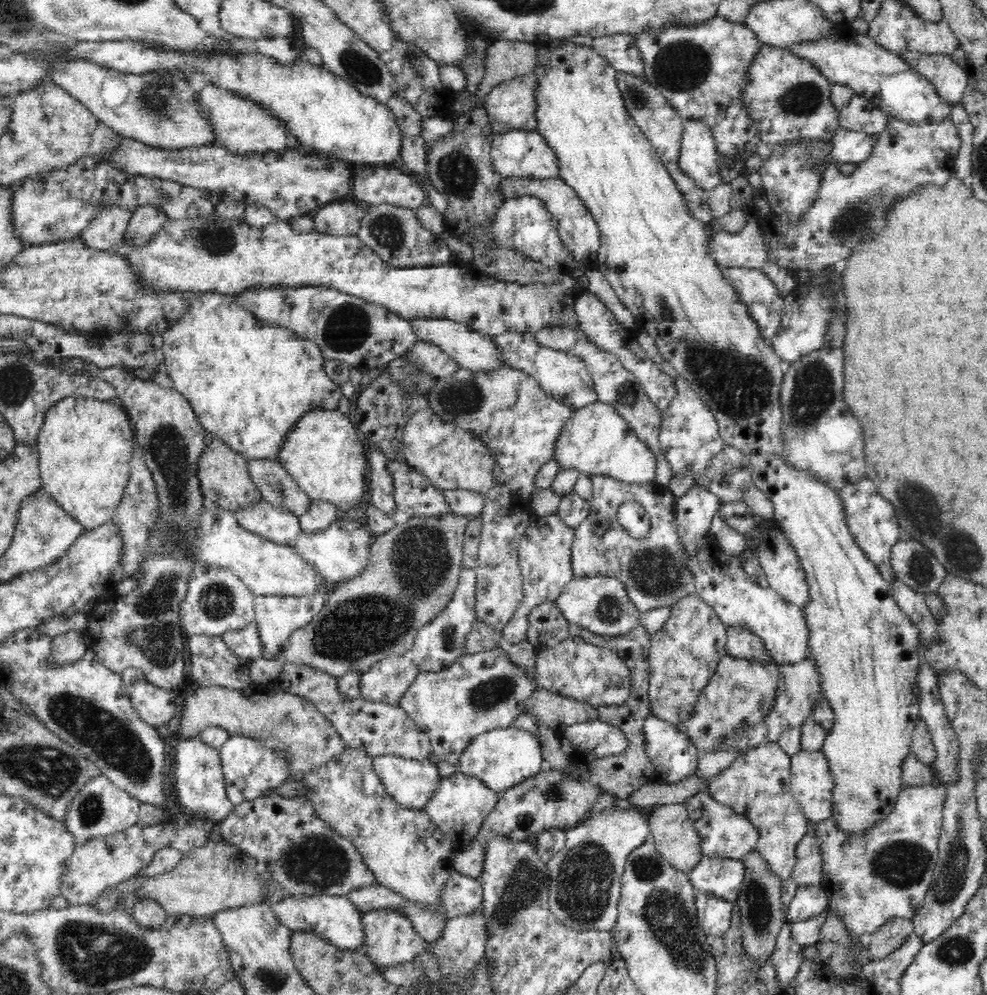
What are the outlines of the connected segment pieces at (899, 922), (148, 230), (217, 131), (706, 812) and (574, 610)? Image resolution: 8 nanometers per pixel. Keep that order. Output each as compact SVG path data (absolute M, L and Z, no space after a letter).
M902 916L888 919L886 924L867 938L871 960L892 952L912 931L912 919Z
M154 203L142 204L133 211L126 237L134 239L134 243L143 243L162 228L168 219L168 213L161 206Z
M208 84L194 95L199 115L211 128L210 144L220 148L226 148L231 154L238 156L266 156L266 154L278 154L289 145L291 138L285 130L279 126L279 122L260 107L256 107L250 101L238 99L238 96L216 88Z
M708 791L690 798L686 804L688 804L690 819L696 825L703 858L728 858L742 861L746 853L756 849L759 835L755 826L729 807L713 800Z
M615 576L572 579L556 599L564 616L572 623L608 636L623 636L640 625L640 609L630 600L626 585Z

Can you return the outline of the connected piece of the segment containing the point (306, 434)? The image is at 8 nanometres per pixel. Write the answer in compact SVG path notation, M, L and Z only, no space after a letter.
M338 407L310 409L298 417L298 422L279 444L275 456L311 499L338 503L341 512L356 504L364 492L367 459L351 418Z

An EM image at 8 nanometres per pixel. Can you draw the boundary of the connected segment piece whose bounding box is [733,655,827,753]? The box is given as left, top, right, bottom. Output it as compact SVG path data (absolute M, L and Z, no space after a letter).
M807 655L804 660L794 664L779 665L779 683L776 694L776 704L772 714L754 730L748 730L742 738L733 740L734 745L738 747L739 752L745 753L747 749L764 741L778 741L781 734L789 728L798 727L805 724L806 720L812 719L816 706L821 699L827 700L826 689L822 685L822 671L818 667L818 659L814 655Z

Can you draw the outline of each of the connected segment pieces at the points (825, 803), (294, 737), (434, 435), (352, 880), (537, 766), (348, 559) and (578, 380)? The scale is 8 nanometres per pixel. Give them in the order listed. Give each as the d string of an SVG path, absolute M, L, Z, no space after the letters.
M802 749L802 752L791 757L791 773L791 792L811 825L816 821L831 818L835 808L835 790L838 789L838 782L826 753L822 750L810 752Z
M280 682L254 684L249 690L233 689L222 685L192 686L186 690L182 712L178 716L176 736L181 739L198 737L208 727L222 727L230 734L246 733L254 737L268 737L268 743L276 749L288 748L293 766L292 780L302 776L318 765L340 756L346 747L344 737L338 733L334 723L318 710L312 701L286 692Z
M429 406L418 409L404 424L402 452L407 464L430 479L438 489L487 492L494 487L493 456L482 441L455 423L442 420Z
M262 796L254 801L245 801L236 805L234 811L220 822L220 836L225 842L238 846L257 862L268 861L270 869L274 871L276 879L282 881L288 891L306 893L334 893L346 896L350 892L360 888L379 886L380 881L370 867L364 863L362 855L354 847L354 844L334 832L334 828L325 825L323 820L314 817L314 807L303 796L285 798L274 796L262 799Z
M516 727L497 728L476 736L460 756L461 771L483 784L496 794L534 779L540 774L544 760L537 733Z
M337 518L326 528L311 531L301 529L290 546L324 581L336 585L362 572L362 568L366 566L367 552L372 541L372 534L366 525L356 522L356 520Z
M508 330L493 337L500 362L533 376L547 395L566 406L577 409L597 400L597 392L589 370L582 359L571 353L542 345L534 332Z

